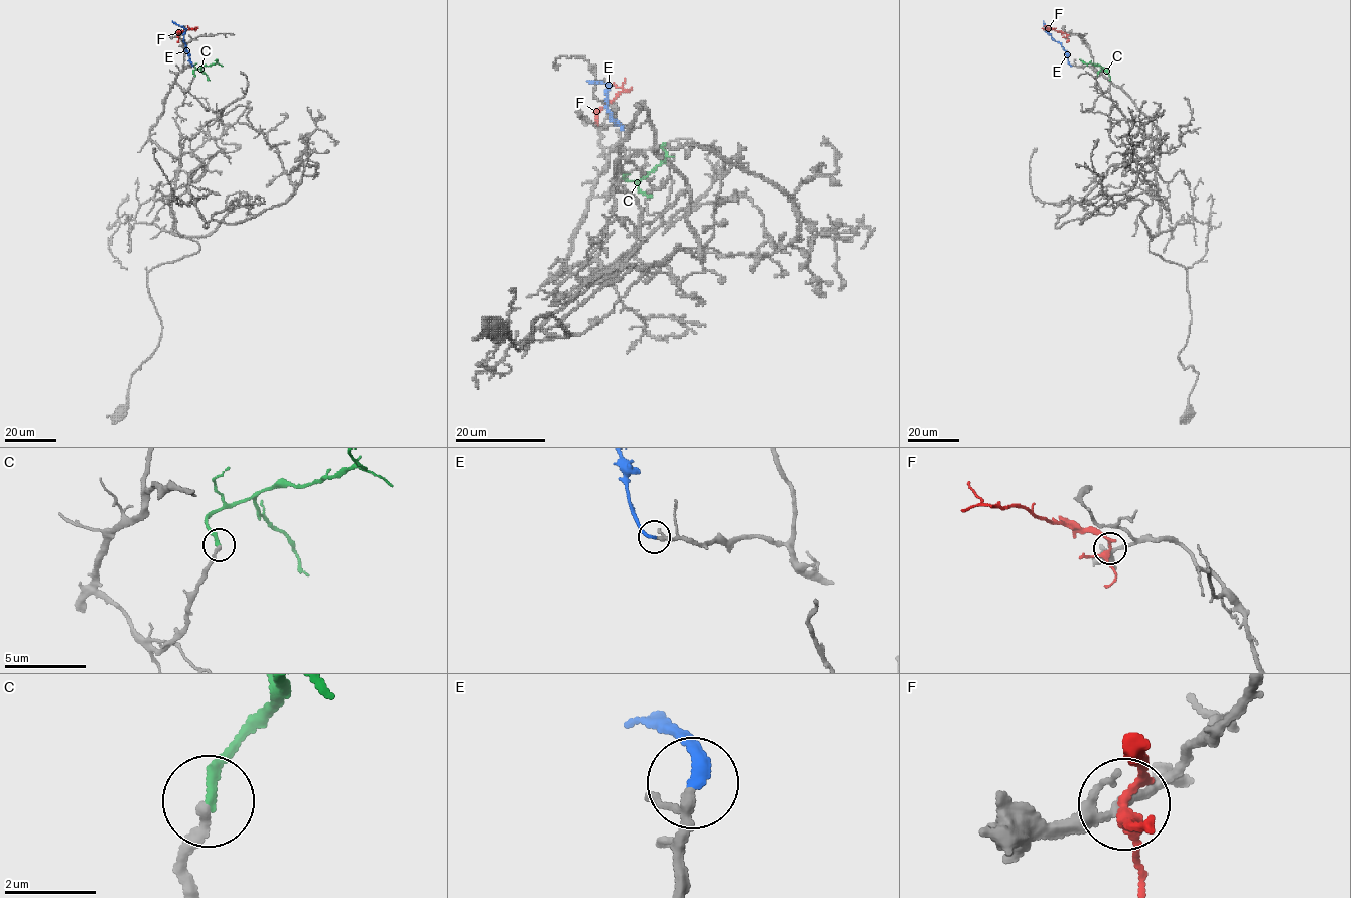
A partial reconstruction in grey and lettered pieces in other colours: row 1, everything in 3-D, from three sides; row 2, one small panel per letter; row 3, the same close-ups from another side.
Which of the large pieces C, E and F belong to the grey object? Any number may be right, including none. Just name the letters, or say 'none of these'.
C, E

